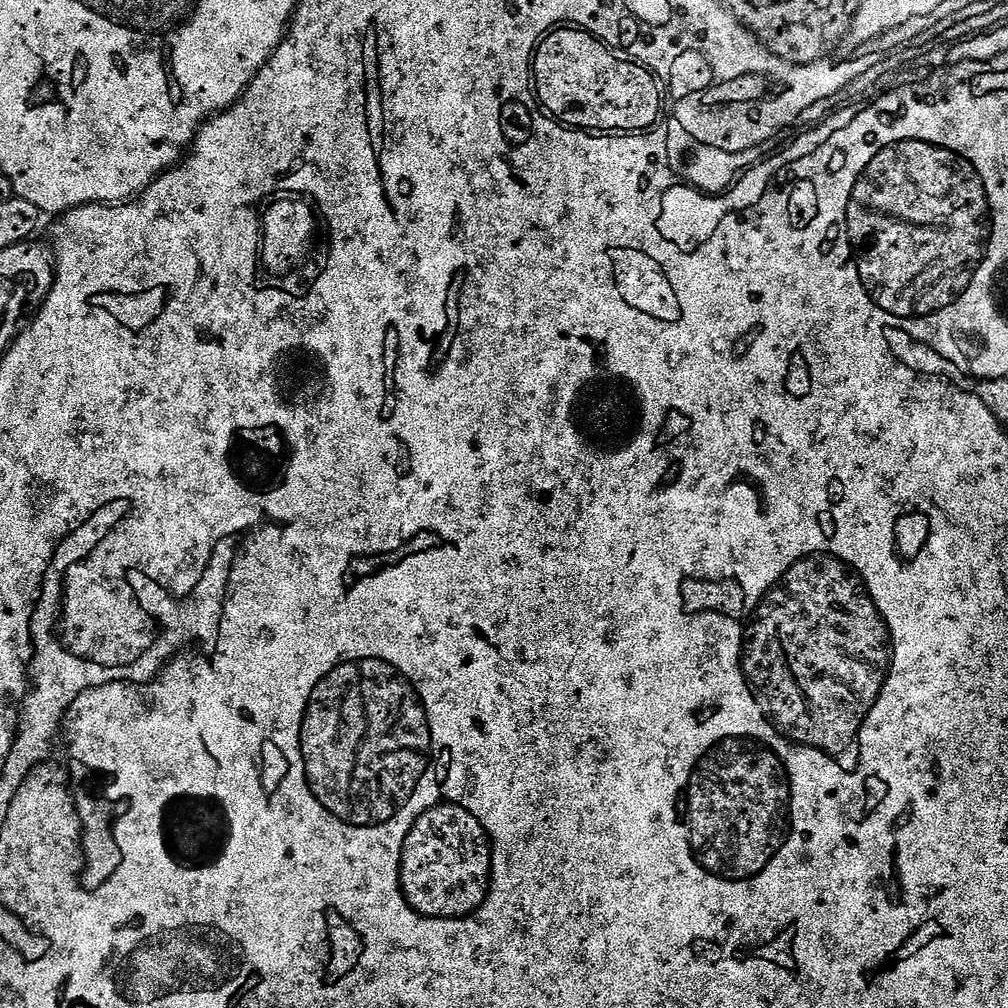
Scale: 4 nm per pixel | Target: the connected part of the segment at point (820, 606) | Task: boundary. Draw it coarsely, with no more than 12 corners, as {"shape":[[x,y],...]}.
{"shape":[[816,548],[766,600],[815,719],[884,700],[896,632],[868,576]]}

